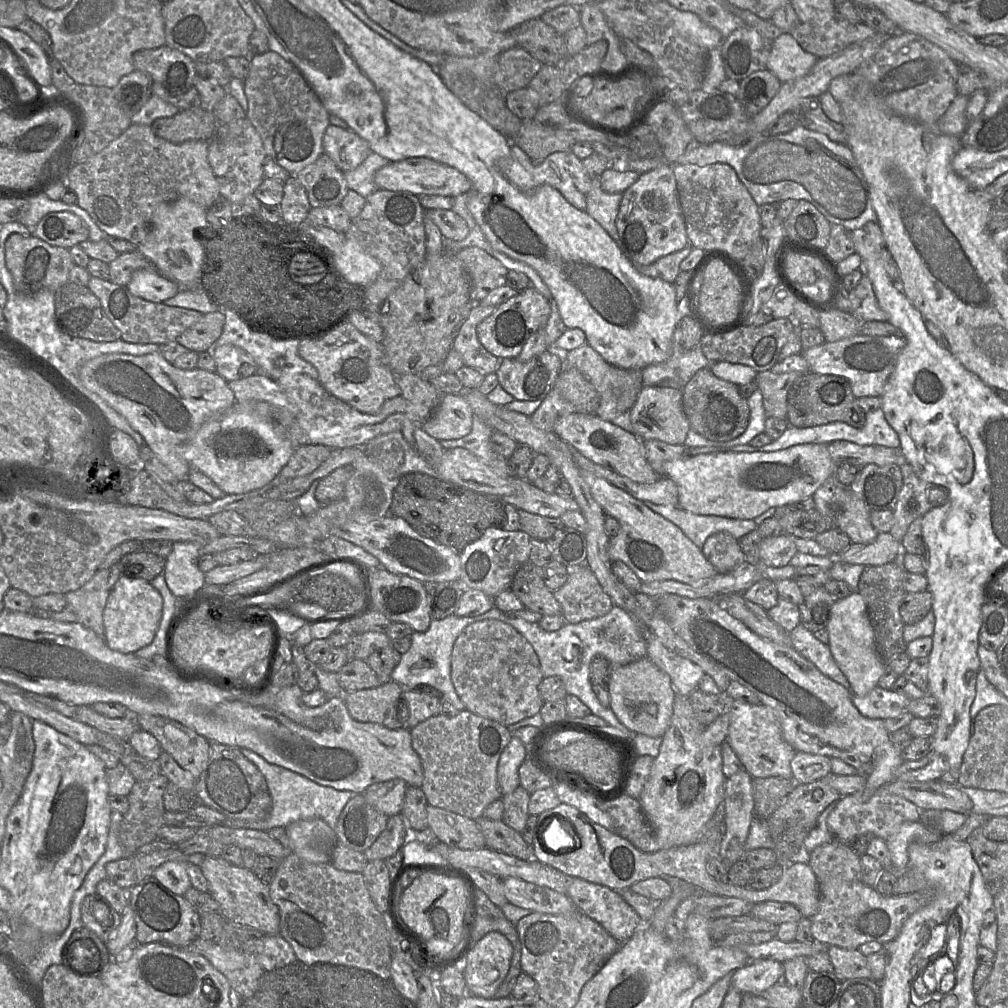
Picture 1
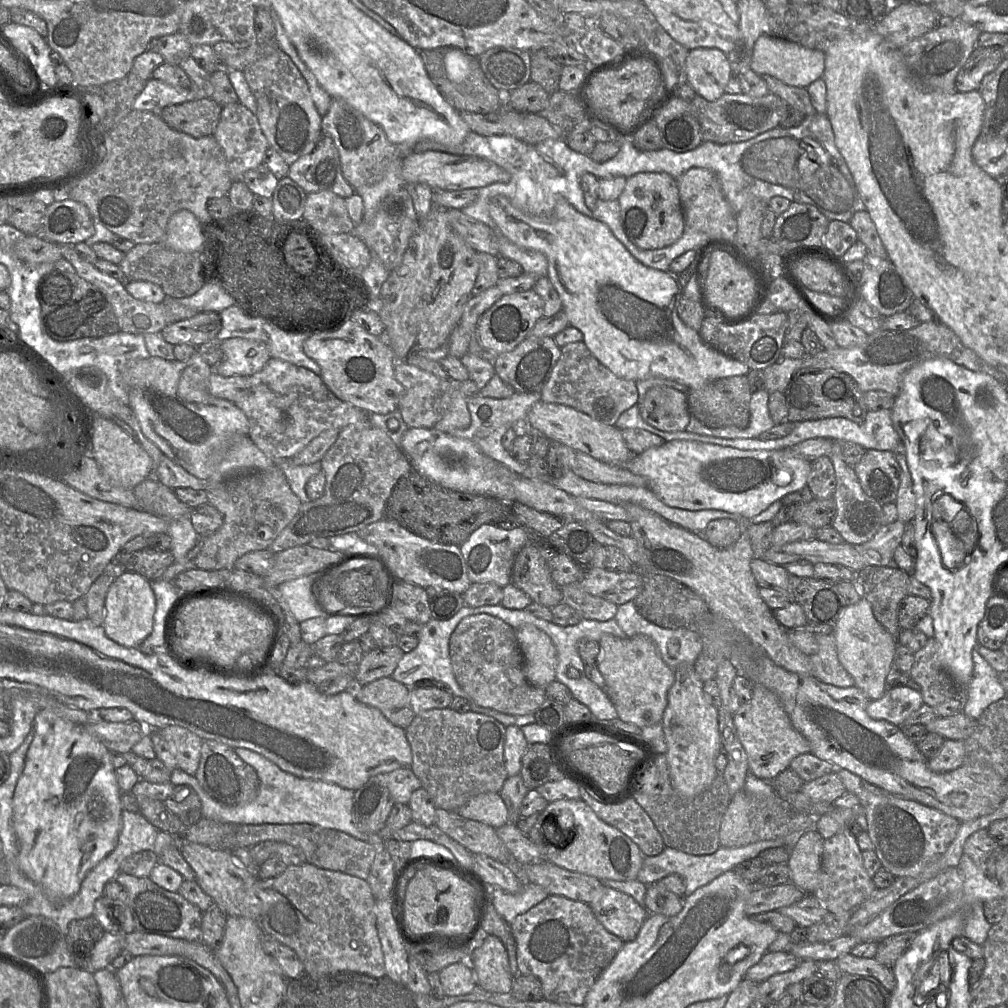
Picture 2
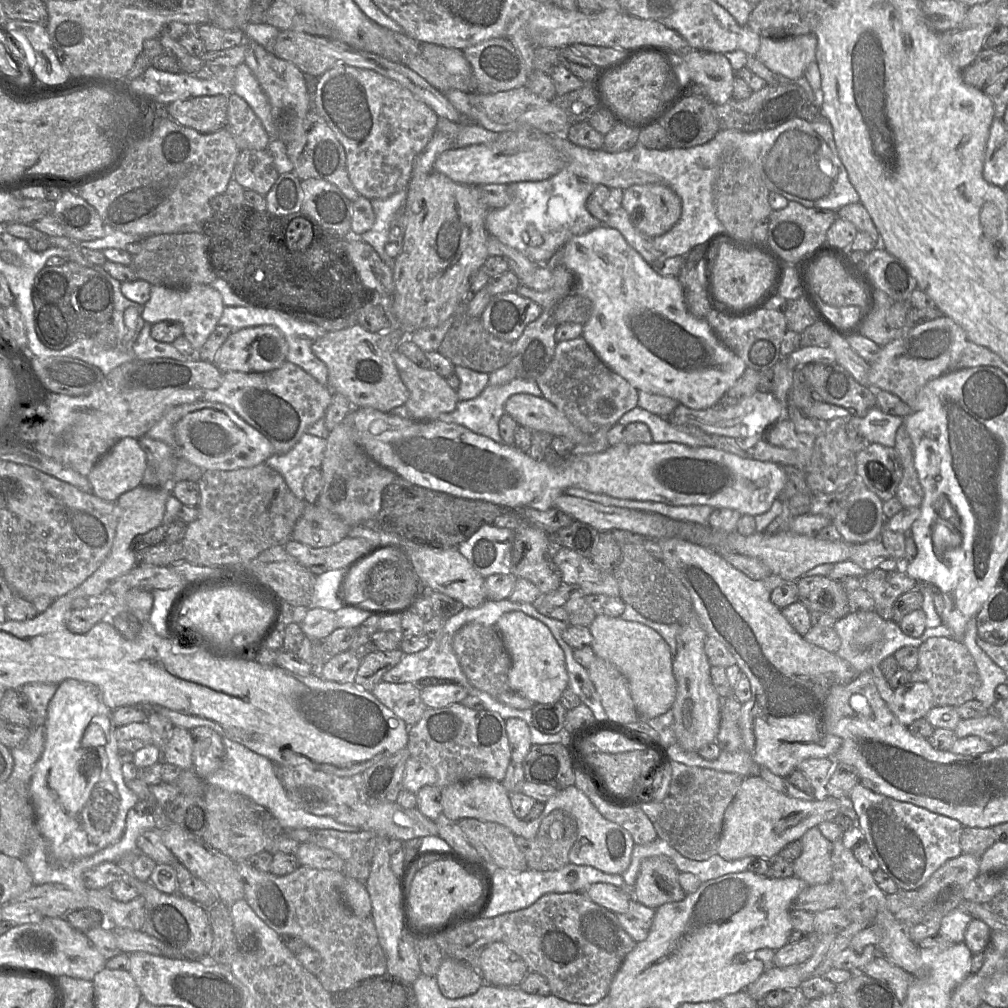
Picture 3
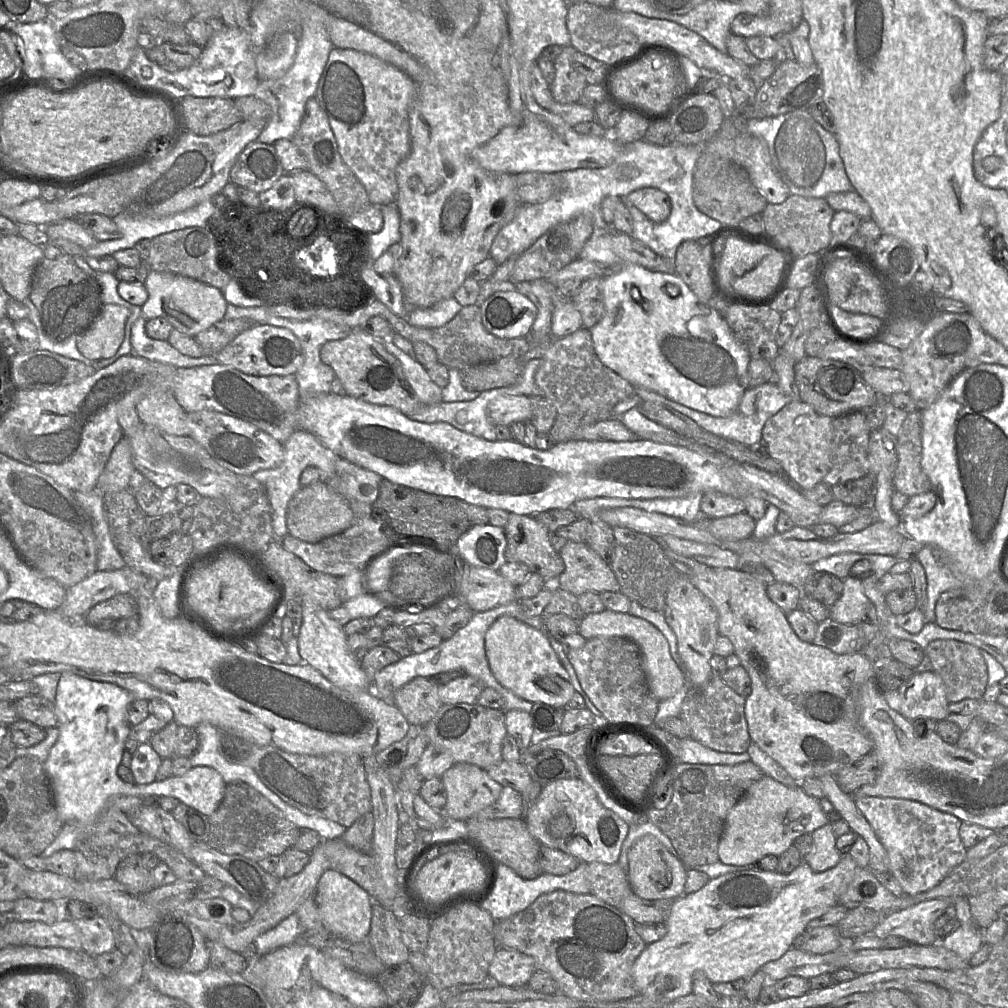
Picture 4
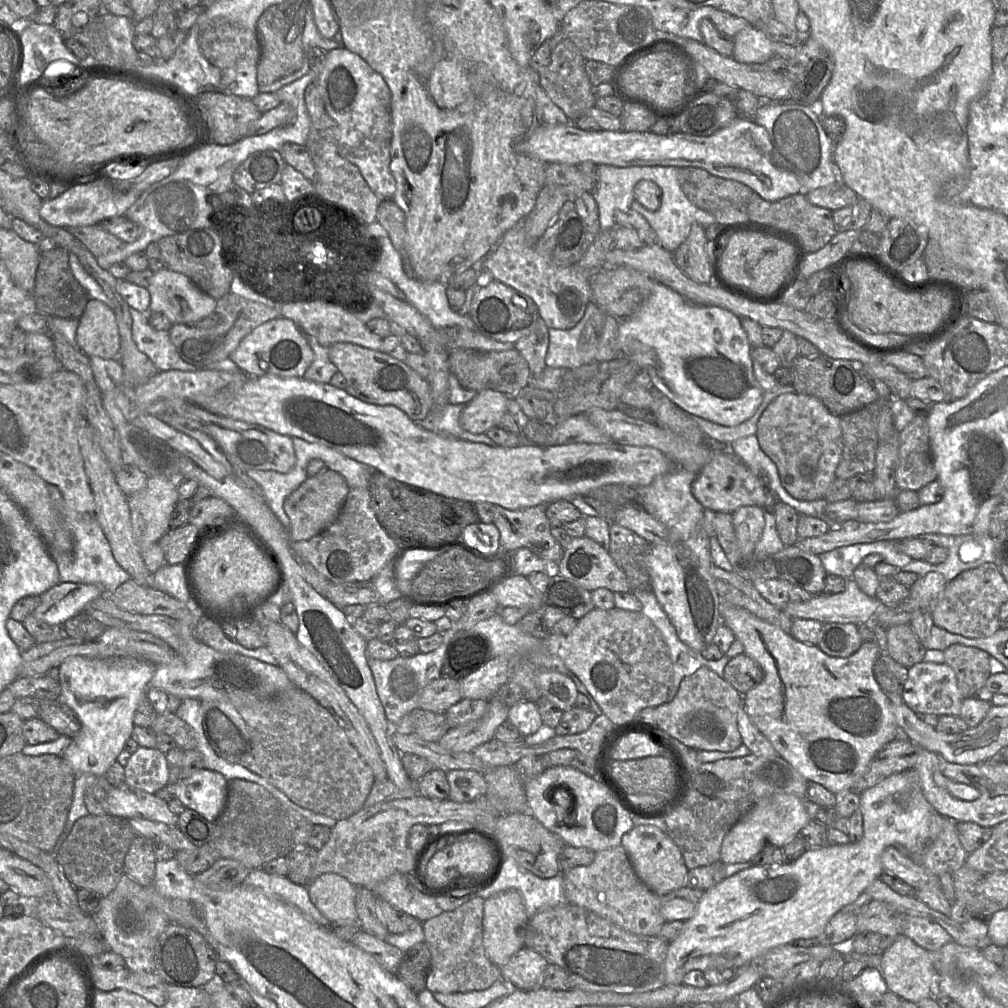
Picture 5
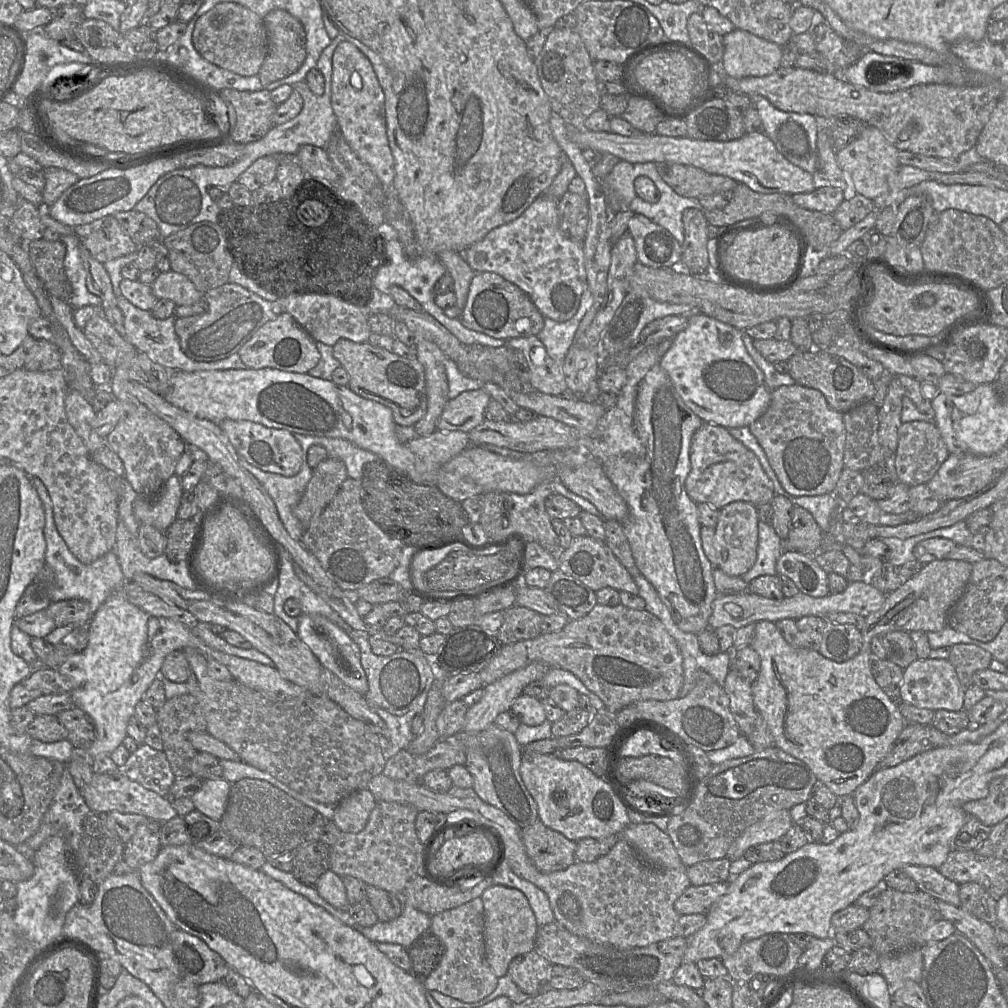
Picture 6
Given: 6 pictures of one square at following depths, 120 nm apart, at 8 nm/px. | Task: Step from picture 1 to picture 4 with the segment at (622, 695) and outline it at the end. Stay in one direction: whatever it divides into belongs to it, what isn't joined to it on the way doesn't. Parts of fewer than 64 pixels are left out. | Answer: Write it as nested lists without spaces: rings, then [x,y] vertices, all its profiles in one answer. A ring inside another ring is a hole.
[[[605,609],[583,616],[578,621],[579,633],[587,640],[595,637],[624,637],[635,642],[641,650],[643,668],[652,694],[662,701],[675,695],[685,684],[685,673],[672,659],[665,636],[650,622],[629,613]]]

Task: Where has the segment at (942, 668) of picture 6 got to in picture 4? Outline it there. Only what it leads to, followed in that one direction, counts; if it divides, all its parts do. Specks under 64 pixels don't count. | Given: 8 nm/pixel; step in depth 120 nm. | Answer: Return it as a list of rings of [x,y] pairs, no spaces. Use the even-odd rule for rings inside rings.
[[[933,670],[914,672],[897,690],[901,698],[900,714],[910,721],[917,718],[946,719],[949,701],[942,678]]]

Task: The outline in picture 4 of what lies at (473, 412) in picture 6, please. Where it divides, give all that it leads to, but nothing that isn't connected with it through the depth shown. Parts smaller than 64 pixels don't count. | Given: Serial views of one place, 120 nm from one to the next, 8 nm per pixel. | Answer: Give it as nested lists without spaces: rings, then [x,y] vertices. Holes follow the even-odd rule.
[[[525,395],[497,397],[489,404],[488,415],[495,425],[532,421],[531,399]]]

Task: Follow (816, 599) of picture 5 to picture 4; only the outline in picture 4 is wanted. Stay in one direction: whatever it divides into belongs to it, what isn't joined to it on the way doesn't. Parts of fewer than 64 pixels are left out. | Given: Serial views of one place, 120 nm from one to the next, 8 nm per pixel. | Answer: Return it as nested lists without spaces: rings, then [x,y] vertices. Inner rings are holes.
[[[849,575],[843,580],[841,596],[829,608],[829,619],[842,624],[858,624],[864,621],[870,603],[861,580]]]

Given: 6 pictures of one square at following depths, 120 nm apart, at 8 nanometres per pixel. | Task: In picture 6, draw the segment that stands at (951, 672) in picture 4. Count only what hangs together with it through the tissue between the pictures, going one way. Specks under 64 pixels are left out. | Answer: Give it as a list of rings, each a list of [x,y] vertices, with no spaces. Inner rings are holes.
[[[955,644],[950,647],[948,660],[955,668],[961,685],[967,689],[973,685],[973,674],[989,668],[992,655],[974,644]]]

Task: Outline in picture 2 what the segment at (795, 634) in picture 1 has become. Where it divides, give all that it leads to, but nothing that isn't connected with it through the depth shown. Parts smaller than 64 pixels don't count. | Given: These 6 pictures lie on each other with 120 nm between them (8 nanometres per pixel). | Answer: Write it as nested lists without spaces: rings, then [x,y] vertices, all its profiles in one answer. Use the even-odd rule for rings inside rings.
[[[815,629],[810,631],[818,642],[818,651],[810,655],[813,676],[824,683],[839,687],[854,686],[854,678],[838,659],[834,633],[824,635]]]

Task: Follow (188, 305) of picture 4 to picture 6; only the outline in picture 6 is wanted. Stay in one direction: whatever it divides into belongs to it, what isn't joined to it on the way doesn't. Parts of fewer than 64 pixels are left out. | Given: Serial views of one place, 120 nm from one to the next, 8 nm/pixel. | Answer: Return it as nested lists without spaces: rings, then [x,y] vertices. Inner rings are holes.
[[[172,270],[161,272],[151,288],[157,299],[171,300],[176,306],[192,305],[204,298],[186,276]]]

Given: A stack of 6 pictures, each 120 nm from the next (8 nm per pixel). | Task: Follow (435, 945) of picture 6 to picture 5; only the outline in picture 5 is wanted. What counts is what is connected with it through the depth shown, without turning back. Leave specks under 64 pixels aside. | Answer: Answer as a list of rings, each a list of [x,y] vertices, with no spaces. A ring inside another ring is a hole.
[[[424,941],[404,953],[404,958],[400,963],[396,976],[418,995],[426,989],[430,970],[431,953]]]

